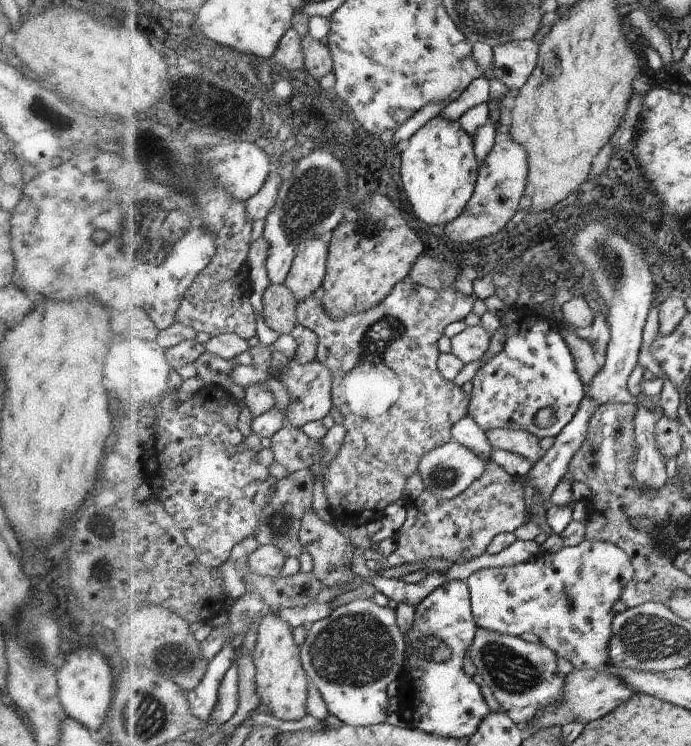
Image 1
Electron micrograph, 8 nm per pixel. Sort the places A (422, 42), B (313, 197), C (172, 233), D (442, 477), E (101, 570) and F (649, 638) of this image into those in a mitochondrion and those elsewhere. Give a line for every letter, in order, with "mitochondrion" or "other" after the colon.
A: other
B: mitochondrion
C: mitochondrion
D: mitochondrion
E: mitochondrion
F: mitochondrion

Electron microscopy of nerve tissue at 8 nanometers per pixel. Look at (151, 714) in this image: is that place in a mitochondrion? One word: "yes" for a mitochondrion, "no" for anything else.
yes

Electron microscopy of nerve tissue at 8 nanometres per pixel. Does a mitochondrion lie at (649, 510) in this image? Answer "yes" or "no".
no

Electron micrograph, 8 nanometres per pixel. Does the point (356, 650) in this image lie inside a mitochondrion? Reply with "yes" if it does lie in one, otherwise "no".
yes

